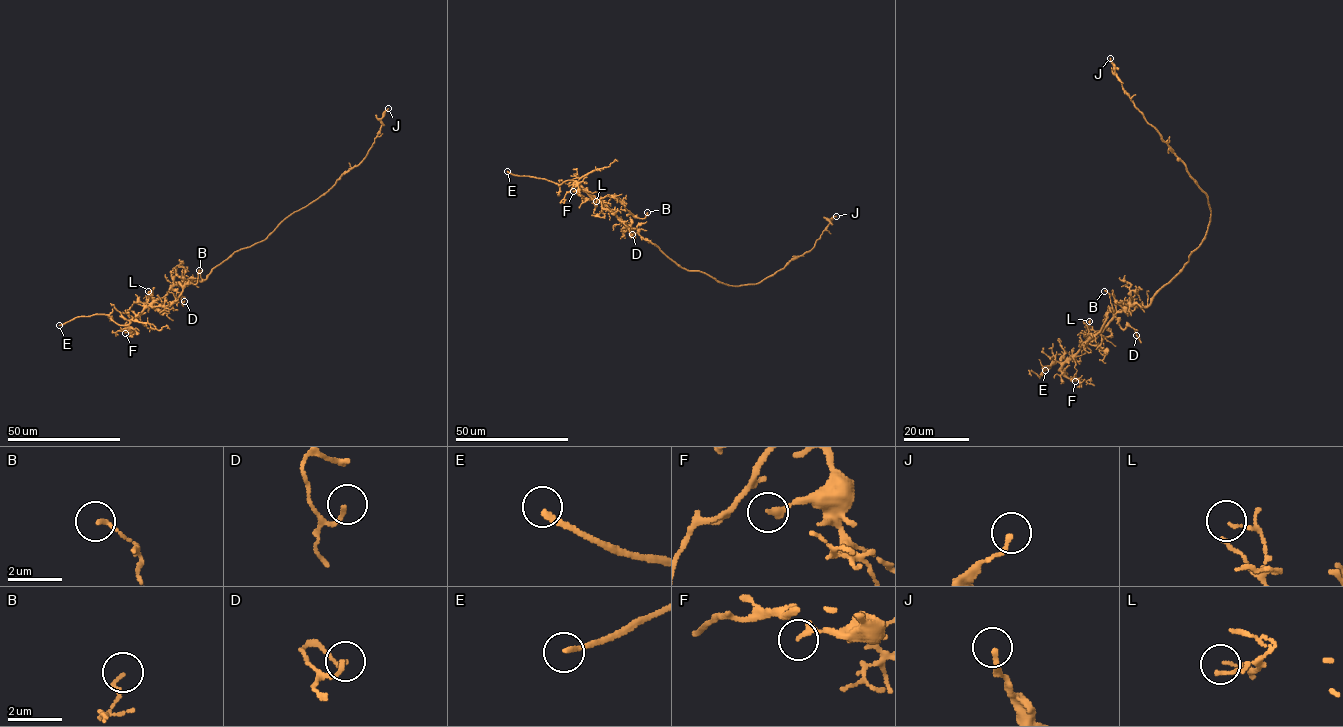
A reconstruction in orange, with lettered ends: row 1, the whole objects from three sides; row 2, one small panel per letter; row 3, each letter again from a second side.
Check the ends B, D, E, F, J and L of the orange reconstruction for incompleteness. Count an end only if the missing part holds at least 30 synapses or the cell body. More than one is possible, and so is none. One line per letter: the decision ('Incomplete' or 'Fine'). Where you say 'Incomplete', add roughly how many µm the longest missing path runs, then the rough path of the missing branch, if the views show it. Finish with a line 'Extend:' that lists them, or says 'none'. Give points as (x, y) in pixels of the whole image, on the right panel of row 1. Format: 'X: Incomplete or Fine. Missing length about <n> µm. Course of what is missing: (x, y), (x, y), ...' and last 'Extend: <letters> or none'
B: Fine
D: Fine
E: Incomplete. Missing length about 7 µm. Course of what is missing: (1045, 370), (1032, 372)
F: Fine
J: Fine
L: Fine
Extend: E

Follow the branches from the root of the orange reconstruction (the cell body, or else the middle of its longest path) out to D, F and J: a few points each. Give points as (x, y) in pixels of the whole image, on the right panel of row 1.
D: (1186, 263), (1149, 304), (1141, 307), (1129, 304), (1115, 314), (1123, 329), (1130, 326), (1136, 335)
F: (1186, 263), (1149, 304), (1141, 307), (1129, 304), (1118, 311), (1063, 364), (1061, 371), (1075, 381)
J: (1186, 263), (1207, 229), (1211, 213), (1207, 196), (1130, 100), (1110, 58)

